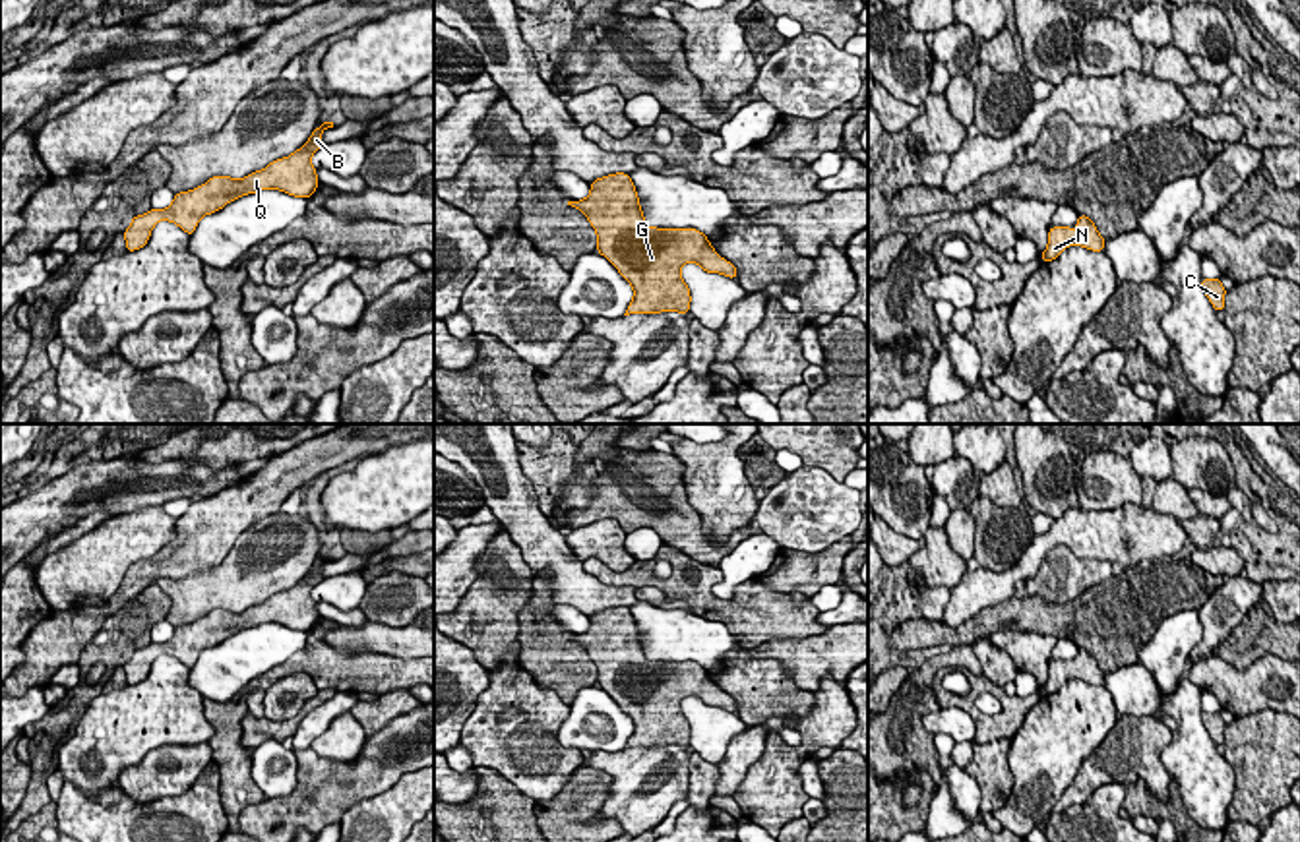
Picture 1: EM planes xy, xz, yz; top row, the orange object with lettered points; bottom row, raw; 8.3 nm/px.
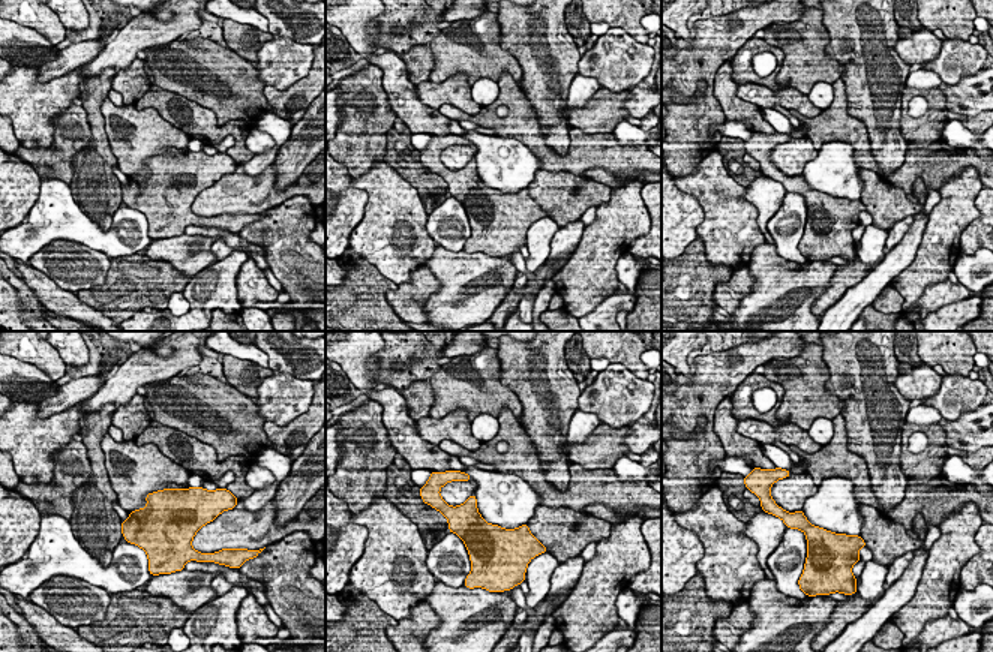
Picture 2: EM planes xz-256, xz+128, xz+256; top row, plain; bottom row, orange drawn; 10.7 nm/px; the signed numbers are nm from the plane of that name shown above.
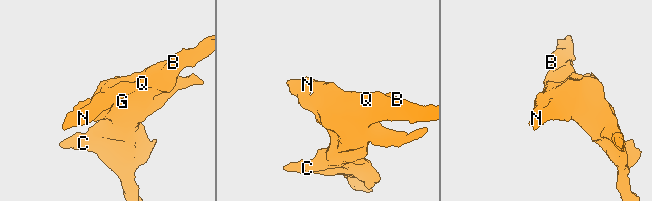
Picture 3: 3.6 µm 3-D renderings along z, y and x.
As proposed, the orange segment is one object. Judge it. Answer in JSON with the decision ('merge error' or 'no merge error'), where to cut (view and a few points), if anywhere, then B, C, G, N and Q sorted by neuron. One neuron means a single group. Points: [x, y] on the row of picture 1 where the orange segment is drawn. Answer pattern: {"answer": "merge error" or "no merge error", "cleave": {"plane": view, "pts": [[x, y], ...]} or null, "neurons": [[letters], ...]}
{"answer": "no merge error", "cleave": null, "neurons": [["B", "C", "G", "N", "Q"]]}

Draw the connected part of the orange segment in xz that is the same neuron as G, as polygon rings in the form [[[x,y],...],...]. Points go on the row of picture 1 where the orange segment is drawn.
[[[626,172],[601,176],[591,194],[568,205],[579,209],[597,232],[597,252],[632,285],[630,314],[690,314],[690,288],[680,269],[694,261],[707,273],[736,279],[736,267],[721,257],[697,228],[647,226],[635,186]]]

